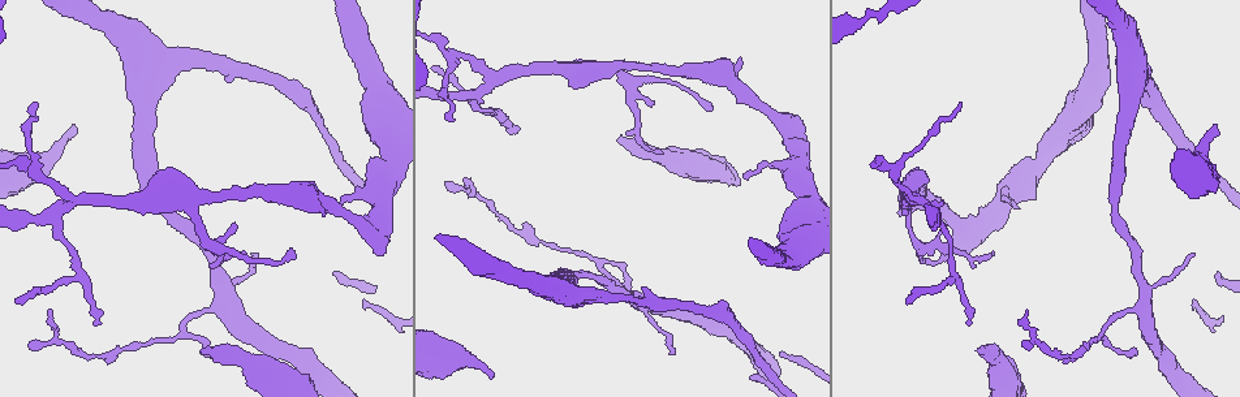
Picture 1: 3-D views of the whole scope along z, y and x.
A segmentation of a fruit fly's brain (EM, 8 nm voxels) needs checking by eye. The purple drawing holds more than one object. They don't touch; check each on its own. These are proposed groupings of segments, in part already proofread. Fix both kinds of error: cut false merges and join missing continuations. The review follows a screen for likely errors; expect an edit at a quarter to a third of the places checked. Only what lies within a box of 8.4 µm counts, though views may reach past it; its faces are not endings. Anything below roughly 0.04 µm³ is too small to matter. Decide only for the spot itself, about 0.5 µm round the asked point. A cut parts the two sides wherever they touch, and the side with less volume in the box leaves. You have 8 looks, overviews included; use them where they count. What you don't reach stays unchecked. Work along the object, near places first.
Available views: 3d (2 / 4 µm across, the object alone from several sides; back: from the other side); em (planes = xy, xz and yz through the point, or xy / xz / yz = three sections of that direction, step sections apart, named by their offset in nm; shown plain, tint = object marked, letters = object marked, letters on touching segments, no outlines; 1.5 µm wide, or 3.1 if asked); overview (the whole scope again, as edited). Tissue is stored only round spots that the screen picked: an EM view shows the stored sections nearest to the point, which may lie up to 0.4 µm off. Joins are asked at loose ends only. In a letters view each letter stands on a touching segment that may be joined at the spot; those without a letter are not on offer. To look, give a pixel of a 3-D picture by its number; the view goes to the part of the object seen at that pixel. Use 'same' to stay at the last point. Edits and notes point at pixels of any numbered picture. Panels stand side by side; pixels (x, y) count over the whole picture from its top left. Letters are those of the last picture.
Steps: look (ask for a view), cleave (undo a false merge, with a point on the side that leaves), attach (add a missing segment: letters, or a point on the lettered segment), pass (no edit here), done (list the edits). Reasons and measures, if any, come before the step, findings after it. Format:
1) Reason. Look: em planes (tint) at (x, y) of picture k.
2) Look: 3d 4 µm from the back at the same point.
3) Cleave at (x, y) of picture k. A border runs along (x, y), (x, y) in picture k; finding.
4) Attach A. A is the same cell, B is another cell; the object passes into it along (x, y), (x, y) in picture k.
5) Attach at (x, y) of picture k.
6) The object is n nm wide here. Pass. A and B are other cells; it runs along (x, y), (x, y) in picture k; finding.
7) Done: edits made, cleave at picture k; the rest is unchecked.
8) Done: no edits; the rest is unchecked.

Sharp bend. Look: 3d 4 µm at (894, 170) of picture 1.

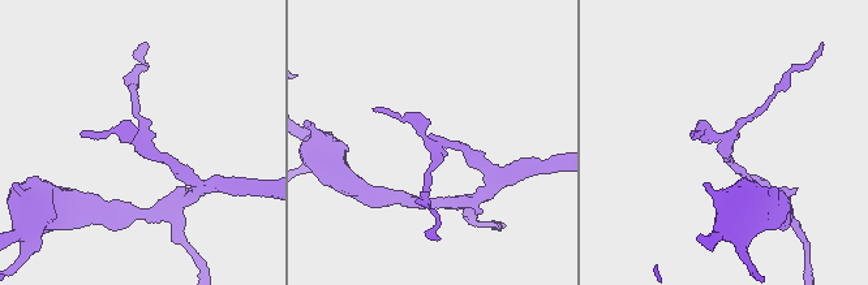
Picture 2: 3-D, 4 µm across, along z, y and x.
Shape alone is not enough. Look: em planes (letters) at (147, 144) of picture 2.

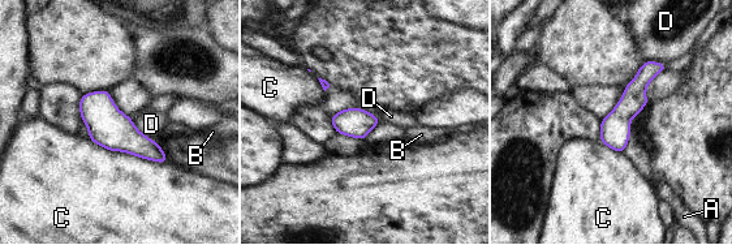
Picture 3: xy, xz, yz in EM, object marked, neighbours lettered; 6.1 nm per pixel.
The object is 180 nm wide here. Pass. A, B, C and D are other cells; it runs along (662, 67), (637, 86), (608, 142) in picture 3; all the same neuron.

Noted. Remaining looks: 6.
Long arm stops here. Look: 3d 4 µm at (76, 127) of picture 1.

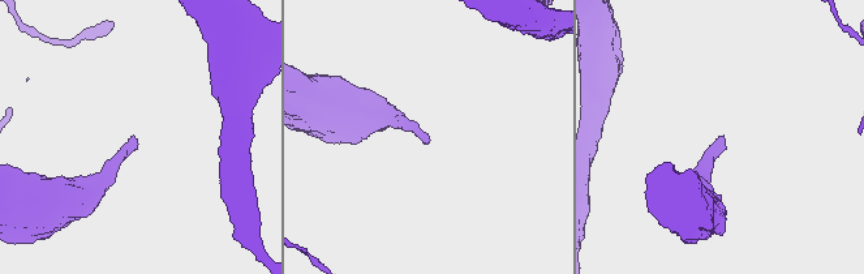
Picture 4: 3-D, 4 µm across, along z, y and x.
Look: em xz step 8 (tint) at (721, 137) of picture 4.

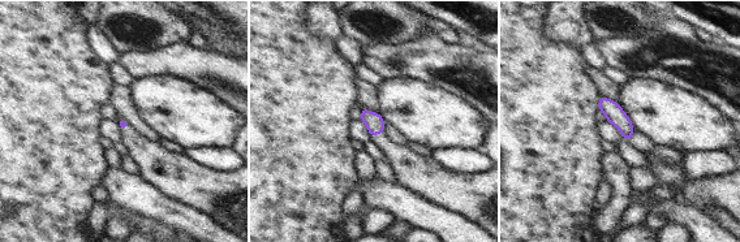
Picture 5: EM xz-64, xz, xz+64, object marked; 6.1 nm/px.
Another direction. Look: em planes (letters) at the same point.

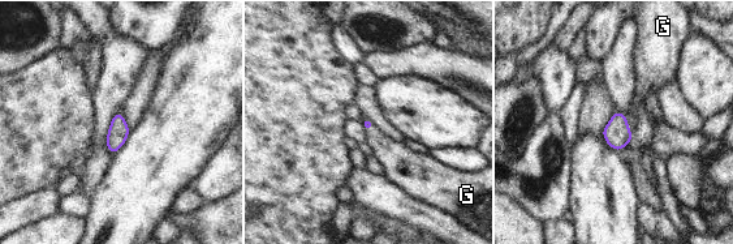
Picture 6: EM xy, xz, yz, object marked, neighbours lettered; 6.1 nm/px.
Attach G. G is the same cell; the object passes into it along (617, 132), (628, 124), (643, 88) in picture 6; it goes on there.

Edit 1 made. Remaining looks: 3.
Look: overview.

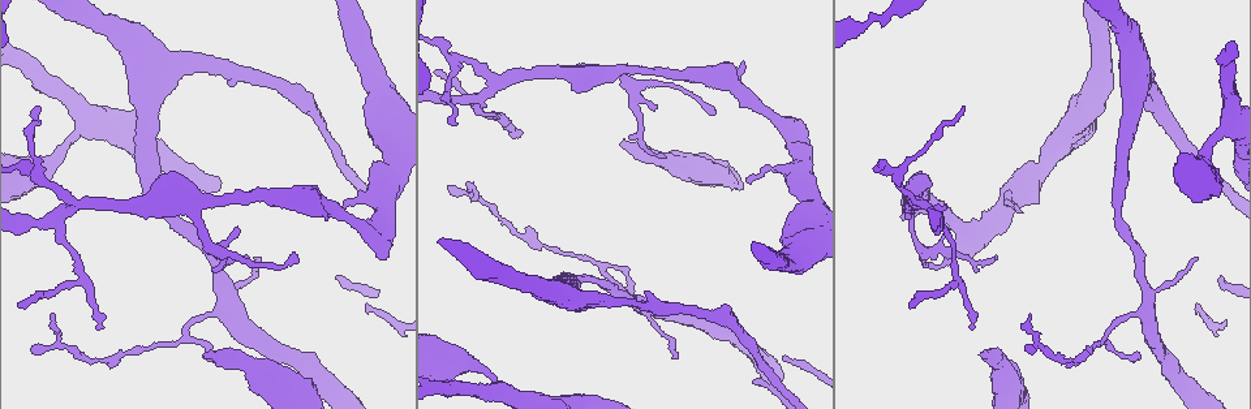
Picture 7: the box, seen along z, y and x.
A narrow waist. Look: em planes (letters) at (205, 244) of picture 7.

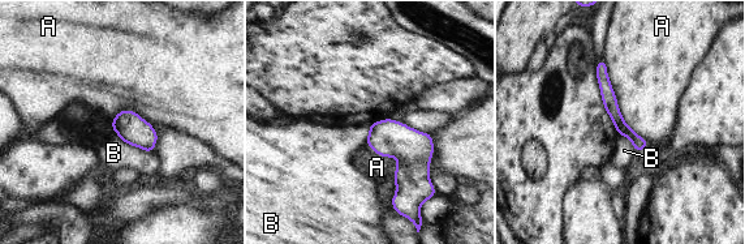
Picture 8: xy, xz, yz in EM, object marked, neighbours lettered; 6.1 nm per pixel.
The object is 90 nm wide here. Pass. A and B are other cells; all the same neuron.

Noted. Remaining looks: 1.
Done: edits made, attach at picture 6; the rest is unchecked.

